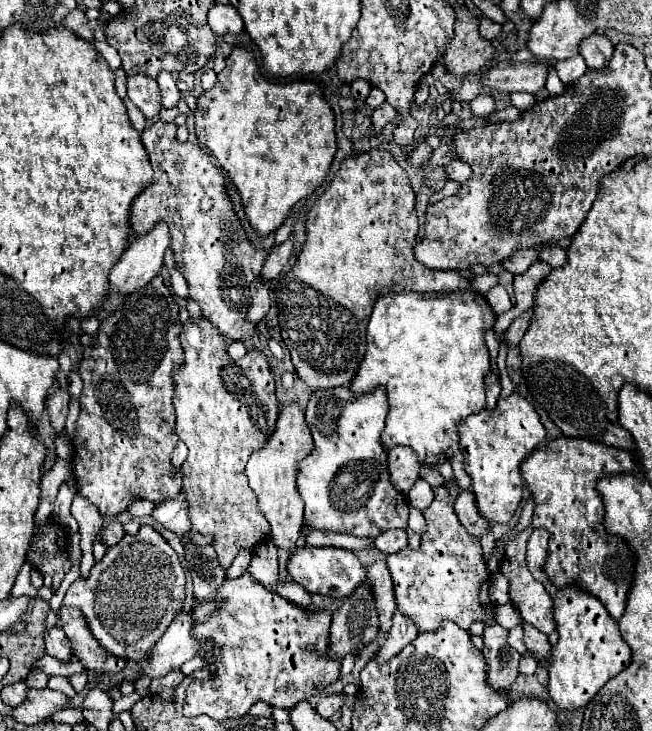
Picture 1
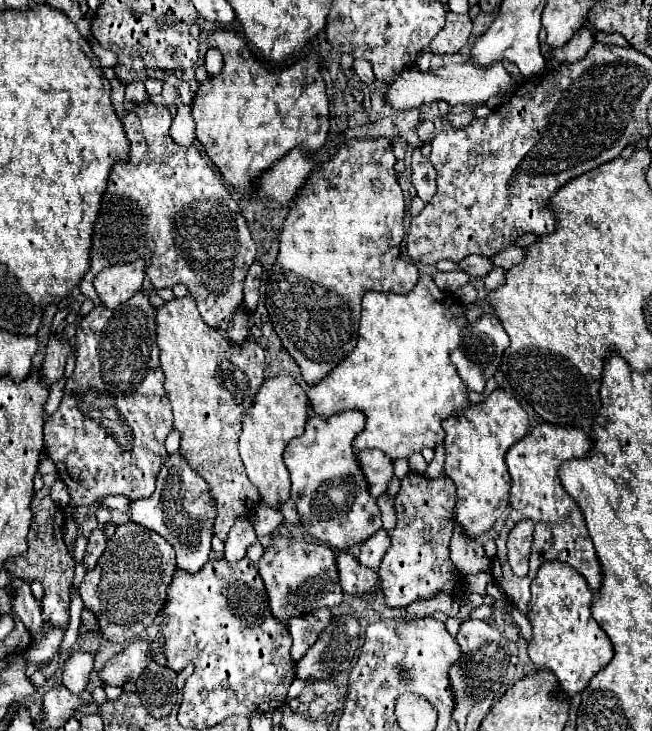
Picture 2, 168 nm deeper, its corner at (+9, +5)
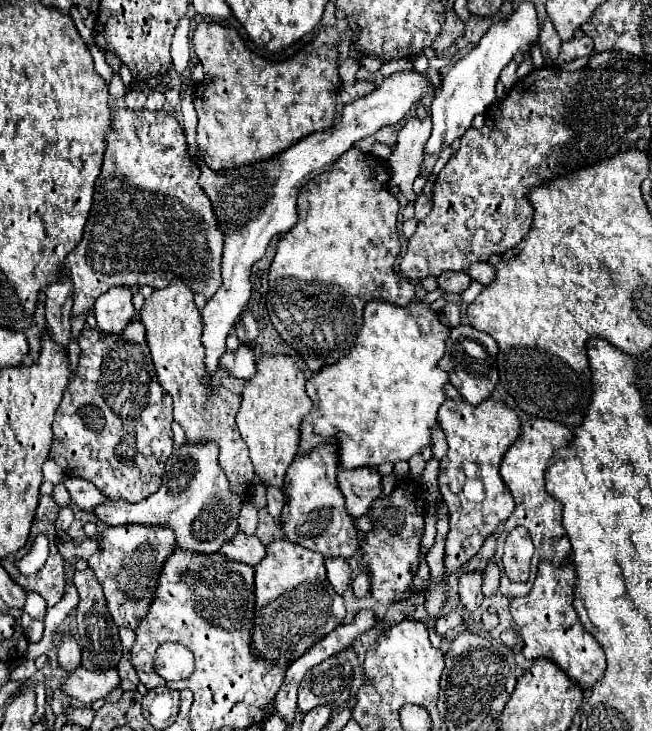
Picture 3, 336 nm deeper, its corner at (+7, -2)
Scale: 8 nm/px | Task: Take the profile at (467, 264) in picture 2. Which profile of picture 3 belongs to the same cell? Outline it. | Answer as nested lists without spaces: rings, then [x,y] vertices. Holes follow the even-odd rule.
[[[442,272],[438,276],[438,288],[446,294],[462,294],[470,284],[470,278],[464,272]]]

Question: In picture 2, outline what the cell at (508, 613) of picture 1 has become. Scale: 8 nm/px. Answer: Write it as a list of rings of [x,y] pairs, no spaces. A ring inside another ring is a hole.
[[[480,605],[480,607],[470,611],[468,619],[484,619],[484,621],[492,623],[494,621],[494,607],[492,605]]]

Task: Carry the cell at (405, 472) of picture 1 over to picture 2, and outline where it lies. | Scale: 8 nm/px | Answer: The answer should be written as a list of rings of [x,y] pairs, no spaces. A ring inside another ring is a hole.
[[[364,449],[358,453],[360,467],[364,467],[364,475],[368,477],[368,487],[372,497],[380,497],[388,491],[388,483],[394,477],[392,459],[380,449]]]

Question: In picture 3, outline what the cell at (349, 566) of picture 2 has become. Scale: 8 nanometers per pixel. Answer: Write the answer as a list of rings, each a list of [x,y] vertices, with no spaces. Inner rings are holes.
[[[326,558],[326,572],[328,580],[334,586],[338,594],[344,594],[344,590],[350,586],[350,566],[344,558]]]

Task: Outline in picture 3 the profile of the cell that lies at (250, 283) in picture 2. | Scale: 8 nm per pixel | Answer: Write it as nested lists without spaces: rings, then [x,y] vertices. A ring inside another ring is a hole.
[[[244,312],[242,318],[238,320],[236,324],[236,336],[240,340],[240,344],[244,346],[252,346],[252,342],[256,340],[258,336],[258,324],[254,320],[254,316],[250,312]]]

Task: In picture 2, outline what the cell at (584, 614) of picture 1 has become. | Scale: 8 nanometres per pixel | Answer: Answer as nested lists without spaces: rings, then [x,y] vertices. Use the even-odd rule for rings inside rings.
[[[560,561],[542,565],[538,577],[532,581],[532,609],[528,619],[532,623],[534,639],[528,643],[528,655],[538,671],[548,669],[556,675],[558,691],[564,693],[564,697],[580,693],[614,657],[610,637],[592,617],[592,601],[594,595],[584,577]]]

